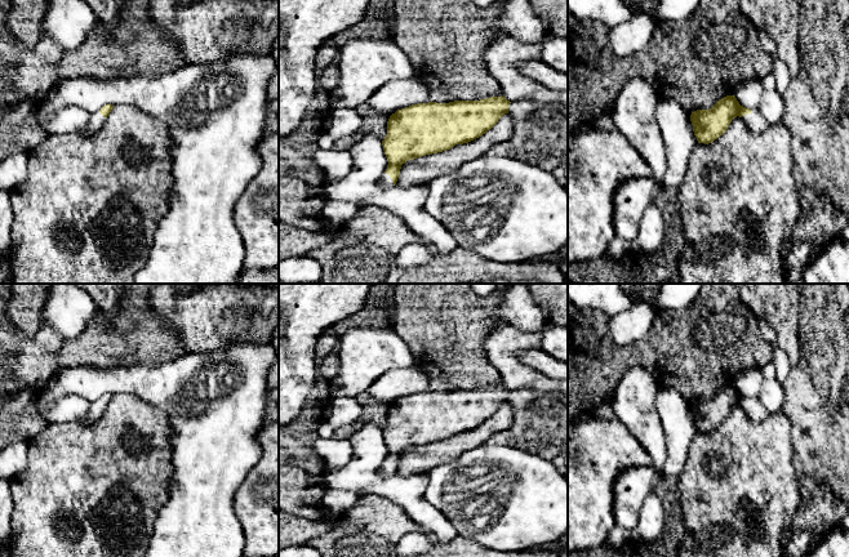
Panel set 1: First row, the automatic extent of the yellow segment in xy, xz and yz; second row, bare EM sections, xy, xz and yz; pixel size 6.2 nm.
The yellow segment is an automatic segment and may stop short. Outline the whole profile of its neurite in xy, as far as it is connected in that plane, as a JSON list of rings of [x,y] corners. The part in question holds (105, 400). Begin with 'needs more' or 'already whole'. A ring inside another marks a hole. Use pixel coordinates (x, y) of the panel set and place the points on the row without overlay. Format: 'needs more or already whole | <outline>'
needs more | [[[112,393],[103,395],[99,400],[92,402],[86,416],[80,422],[81,425],[90,425],[95,423],[106,410],[106,406],[110,404]]]

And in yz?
needs more | [[[734,384],[719,388],[710,398],[692,401],[690,410],[698,432],[712,432],[723,424],[734,406],[742,406],[746,414],[756,422],[766,419],[772,413],[759,401],[739,393]]]

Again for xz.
needs more | [[[501,384],[480,389],[418,392],[397,398],[390,405],[382,429],[388,454],[379,476],[395,474],[401,454],[408,449],[443,441],[481,425],[508,402],[510,392]]]

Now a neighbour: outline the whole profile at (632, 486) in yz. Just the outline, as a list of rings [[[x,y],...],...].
[[[652,465],[621,471],[614,480],[614,518],[618,526],[634,531],[644,502],[654,490],[658,476]]]

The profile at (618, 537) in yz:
[[[615,525],[613,530],[610,530],[608,536],[608,543],[612,549],[621,549],[628,540],[634,538],[632,533],[626,530],[622,526]]]

